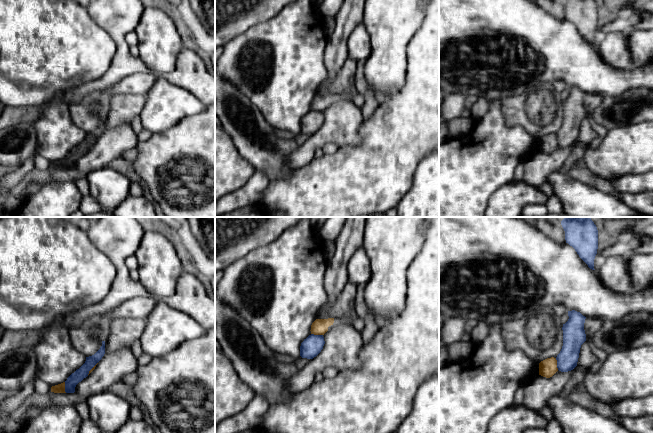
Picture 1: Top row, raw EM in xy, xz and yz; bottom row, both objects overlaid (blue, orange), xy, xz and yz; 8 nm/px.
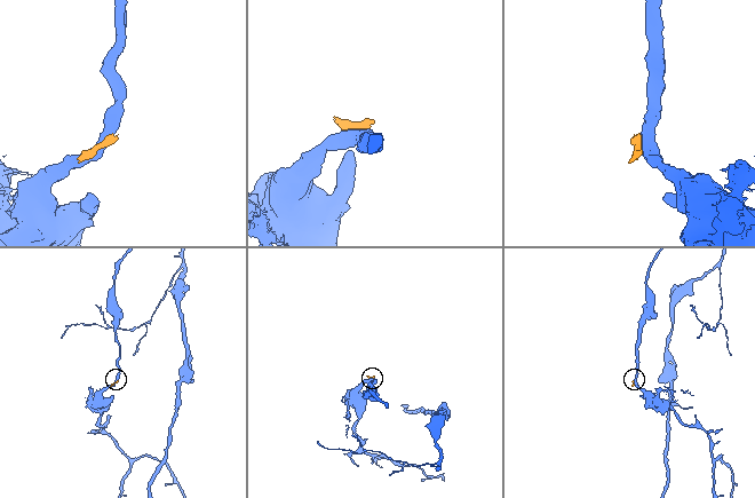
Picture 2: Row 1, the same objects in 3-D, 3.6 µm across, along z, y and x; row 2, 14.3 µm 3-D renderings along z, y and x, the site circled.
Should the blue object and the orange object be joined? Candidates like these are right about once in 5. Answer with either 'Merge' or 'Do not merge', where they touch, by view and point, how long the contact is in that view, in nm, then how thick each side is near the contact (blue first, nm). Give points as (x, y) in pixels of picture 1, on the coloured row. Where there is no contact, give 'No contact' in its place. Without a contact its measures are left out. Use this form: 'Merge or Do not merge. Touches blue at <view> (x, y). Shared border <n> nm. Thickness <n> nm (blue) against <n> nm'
Do not merge. Touches blue at xz (317, 335). Shared border 100 nm. Thickness 160 nm (blue) against 130 nm

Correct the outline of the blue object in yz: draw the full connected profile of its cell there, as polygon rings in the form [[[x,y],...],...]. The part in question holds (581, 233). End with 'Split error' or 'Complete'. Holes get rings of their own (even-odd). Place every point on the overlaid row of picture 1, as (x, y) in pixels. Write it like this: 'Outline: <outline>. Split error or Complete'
Outline: [[[565,217],[561,221],[565,240],[592,270],[598,249],[598,230],[591,217]]]. Complete

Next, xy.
Outline: [[[102,341],[100,349],[94,355],[86,357],[85,363],[67,378],[65,392],[74,393],[76,385],[88,376],[89,371],[102,359],[104,354],[105,341]]]. Complete

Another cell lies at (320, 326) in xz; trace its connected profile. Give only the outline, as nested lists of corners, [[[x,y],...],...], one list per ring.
[[[351,317],[316,319],[311,325],[311,334],[324,335],[328,330],[340,325],[353,325]]]

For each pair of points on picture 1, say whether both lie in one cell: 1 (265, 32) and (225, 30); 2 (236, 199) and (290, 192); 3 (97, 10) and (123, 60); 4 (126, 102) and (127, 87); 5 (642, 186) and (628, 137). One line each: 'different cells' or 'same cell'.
1: different cells
2: different cells
3: same cell
4: different cells
5: different cells

